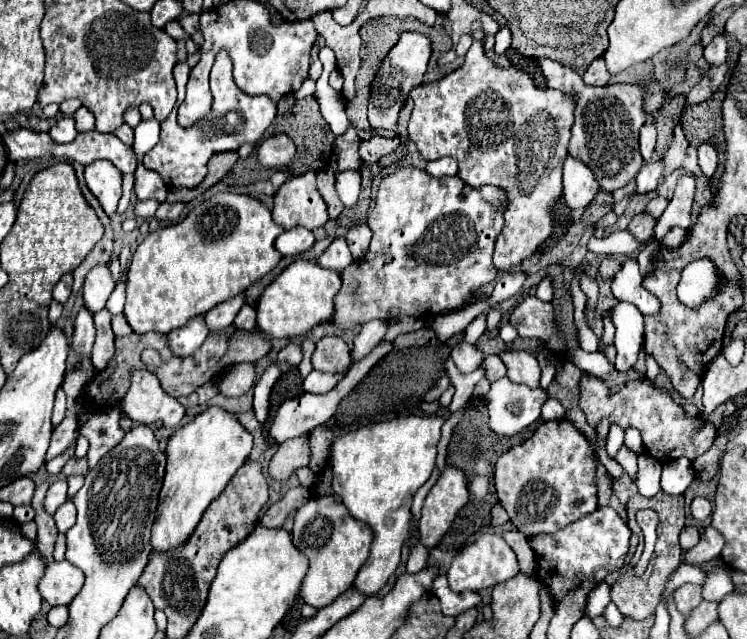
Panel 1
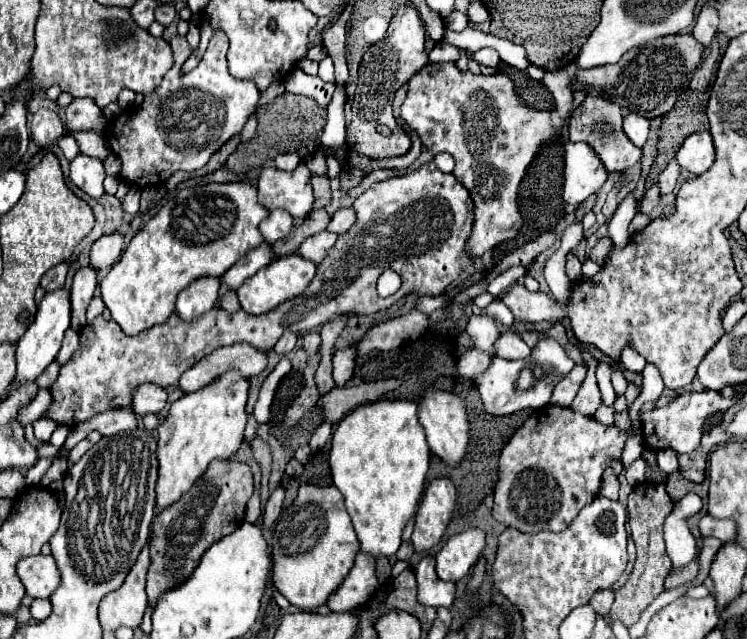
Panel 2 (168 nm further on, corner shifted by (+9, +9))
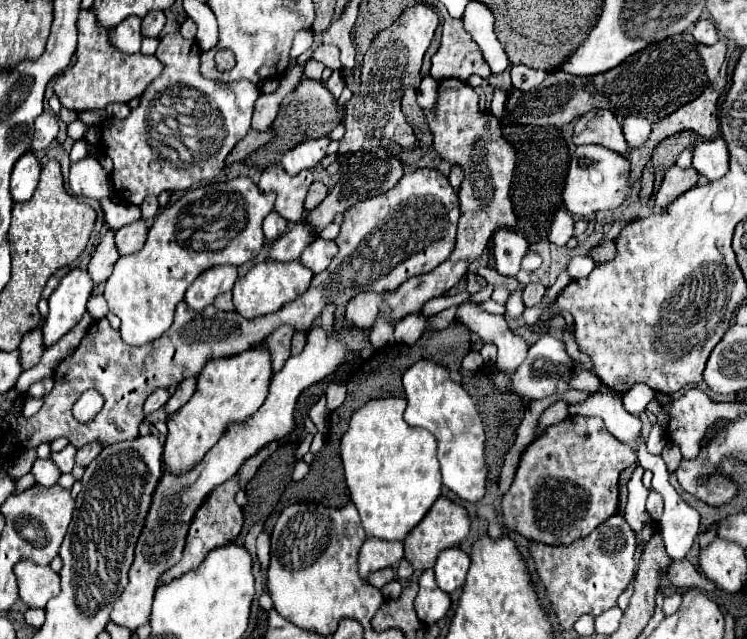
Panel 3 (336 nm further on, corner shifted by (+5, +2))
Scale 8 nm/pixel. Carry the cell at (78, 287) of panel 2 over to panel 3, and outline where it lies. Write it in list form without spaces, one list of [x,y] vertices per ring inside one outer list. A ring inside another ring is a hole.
[[[107,231],[105,233],[105,237],[97,245],[97,251],[93,253],[93,257],[91,257],[89,265],[87,265],[87,273],[91,275],[91,281],[93,281],[95,287],[109,279],[109,275],[113,271],[113,265],[119,259],[119,255],[115,251],[113,235],[115,235],[115,231]]]

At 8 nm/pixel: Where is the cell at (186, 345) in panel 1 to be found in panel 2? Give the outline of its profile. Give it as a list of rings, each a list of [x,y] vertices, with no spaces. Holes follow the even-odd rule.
[[[215,276],[197,278],[183,292],[179,292],[175,312],[187,322],[199,318],[201,314],[205,314],[215,306],[219,296],[219,286],[221,286],[221,278],[215,278]]]

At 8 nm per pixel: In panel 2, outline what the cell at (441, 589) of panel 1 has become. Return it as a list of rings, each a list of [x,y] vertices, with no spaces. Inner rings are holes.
[[[425,556],[415,566],[415,576],[417,576],[417,600],[423,606],[449,608],[453,604],[455,584],[453,582],[443,582],[435,574],[435,558],[433,556]]]

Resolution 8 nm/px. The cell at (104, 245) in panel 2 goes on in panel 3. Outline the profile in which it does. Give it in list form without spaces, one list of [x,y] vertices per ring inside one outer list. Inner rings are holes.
[[[139,219],[139,221],[131,223],[131,225],[121,227],[121,229],[115,233],[115,247],[117,247],[119,257],[133,255],[133,253],[137,253],[139,249],[143,249],[145,239],[147,239],[147,225],[145,225],[143,219]]]

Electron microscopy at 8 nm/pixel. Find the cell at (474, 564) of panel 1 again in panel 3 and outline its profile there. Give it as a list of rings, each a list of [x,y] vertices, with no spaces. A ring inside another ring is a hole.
[[[451,547],[451,549],[441,551],[439,557],[437,557],[437,563],[433,567],[437,585],[445,593],[453,593],[455,589],[463,587],[469,565],[471,565],[471,559],[463,549]]]

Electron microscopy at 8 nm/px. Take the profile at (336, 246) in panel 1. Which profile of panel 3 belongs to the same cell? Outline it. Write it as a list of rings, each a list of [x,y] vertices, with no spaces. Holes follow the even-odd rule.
[[[317,237],[307,249],[301,253],[301,263],[309,267],[313,273],[321,273],[329,267],[331,259],[337,255],[337,245],[335,241],[327,241],[323,237]]]

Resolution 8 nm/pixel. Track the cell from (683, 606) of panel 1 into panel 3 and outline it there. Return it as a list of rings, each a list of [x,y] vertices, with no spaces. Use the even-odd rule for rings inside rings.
[[[687,559],[683,561],[675,561],[667,573],[669,581],[675,587],[681,589],[701,589],[701,591],[713,591],[715,583],[709,581],[695,565],[691,565]]]

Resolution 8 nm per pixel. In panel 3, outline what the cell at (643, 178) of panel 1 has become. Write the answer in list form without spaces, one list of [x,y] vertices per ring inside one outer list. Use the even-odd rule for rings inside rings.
[[[577,255],[569,263],[569,275],[573,279],[583,279],[595,268],[596,263],[587,255]]]

